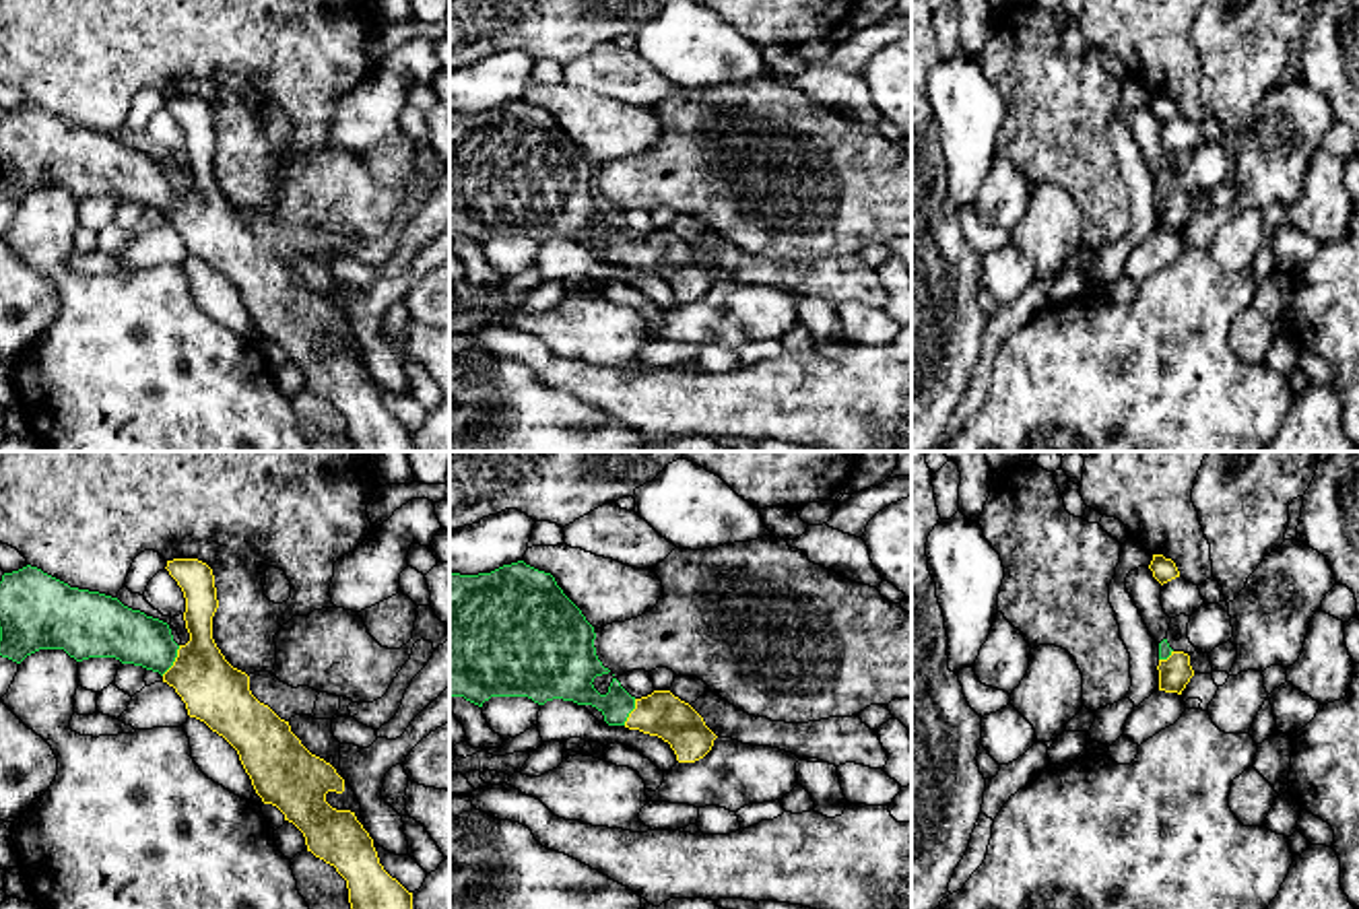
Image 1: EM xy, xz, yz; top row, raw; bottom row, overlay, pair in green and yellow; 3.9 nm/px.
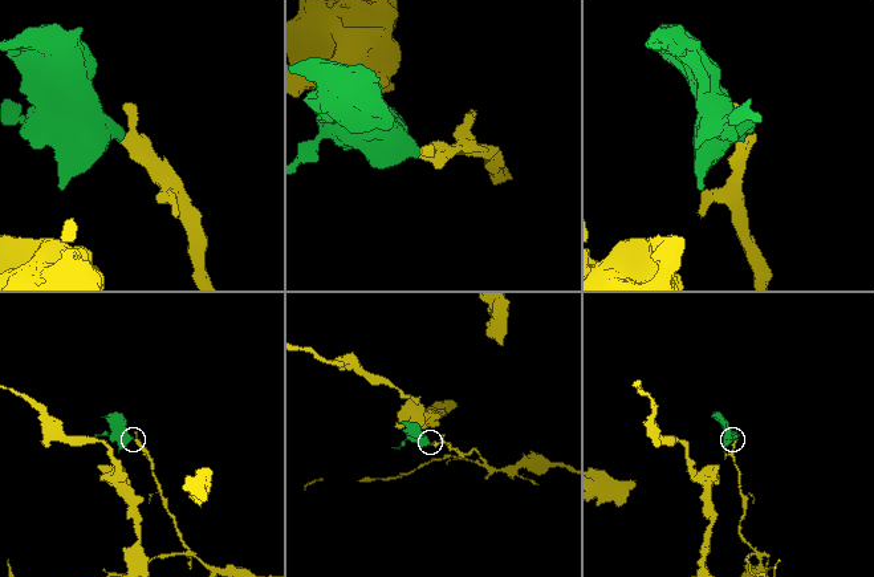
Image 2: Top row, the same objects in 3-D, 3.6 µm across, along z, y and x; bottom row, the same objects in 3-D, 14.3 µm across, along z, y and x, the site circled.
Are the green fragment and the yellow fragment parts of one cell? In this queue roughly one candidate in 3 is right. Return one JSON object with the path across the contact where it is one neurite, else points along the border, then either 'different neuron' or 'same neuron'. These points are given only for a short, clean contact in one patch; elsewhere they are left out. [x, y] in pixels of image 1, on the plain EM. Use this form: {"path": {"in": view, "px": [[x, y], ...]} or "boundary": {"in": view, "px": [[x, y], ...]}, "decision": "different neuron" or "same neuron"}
{"path": {"in": "xy", "px": [[118, 170], [147, 180], [174, 198], [192, 207], [217, 231]]}, "decision": "same neuron"}

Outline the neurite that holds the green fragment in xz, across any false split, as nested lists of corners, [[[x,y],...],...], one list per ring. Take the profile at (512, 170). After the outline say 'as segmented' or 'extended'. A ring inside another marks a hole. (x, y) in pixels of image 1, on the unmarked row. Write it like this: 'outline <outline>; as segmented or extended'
outline [[[524,99],[491,111],[450,111],[450,235],[464,235],[483,245],[491,235],[528,235],[538,243],[553,237],[596,245],[608,264],[625,264],[670,282],[678,301],[703,297],[718,276],[703,256],[670,229],[631,235],[617,216],[608,231],[594,227],[594,216],[608,212],[594,186],[594,165],[563,132],[551,111]]]; extended

